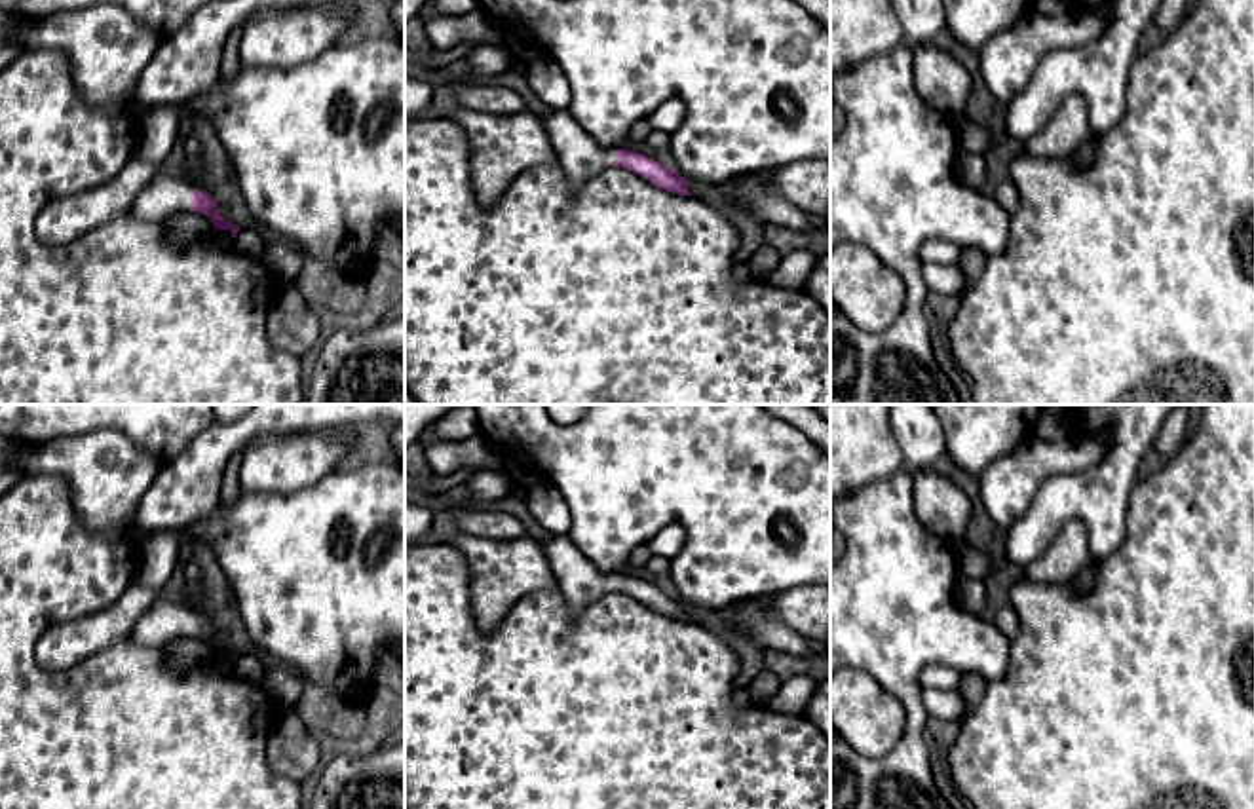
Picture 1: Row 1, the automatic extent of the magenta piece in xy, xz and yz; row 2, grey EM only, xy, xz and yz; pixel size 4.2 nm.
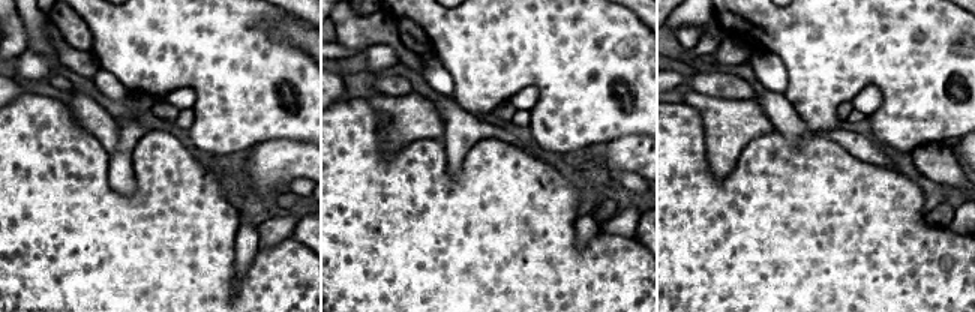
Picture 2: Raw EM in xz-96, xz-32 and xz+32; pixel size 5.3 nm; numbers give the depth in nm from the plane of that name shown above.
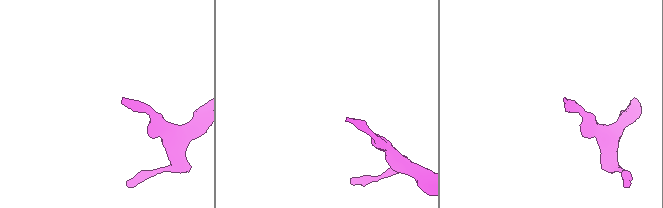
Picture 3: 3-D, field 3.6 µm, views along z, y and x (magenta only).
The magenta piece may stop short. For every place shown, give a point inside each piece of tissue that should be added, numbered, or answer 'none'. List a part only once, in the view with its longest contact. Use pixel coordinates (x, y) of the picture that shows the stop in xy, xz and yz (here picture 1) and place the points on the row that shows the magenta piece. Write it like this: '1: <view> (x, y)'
1: xy (164, 196)

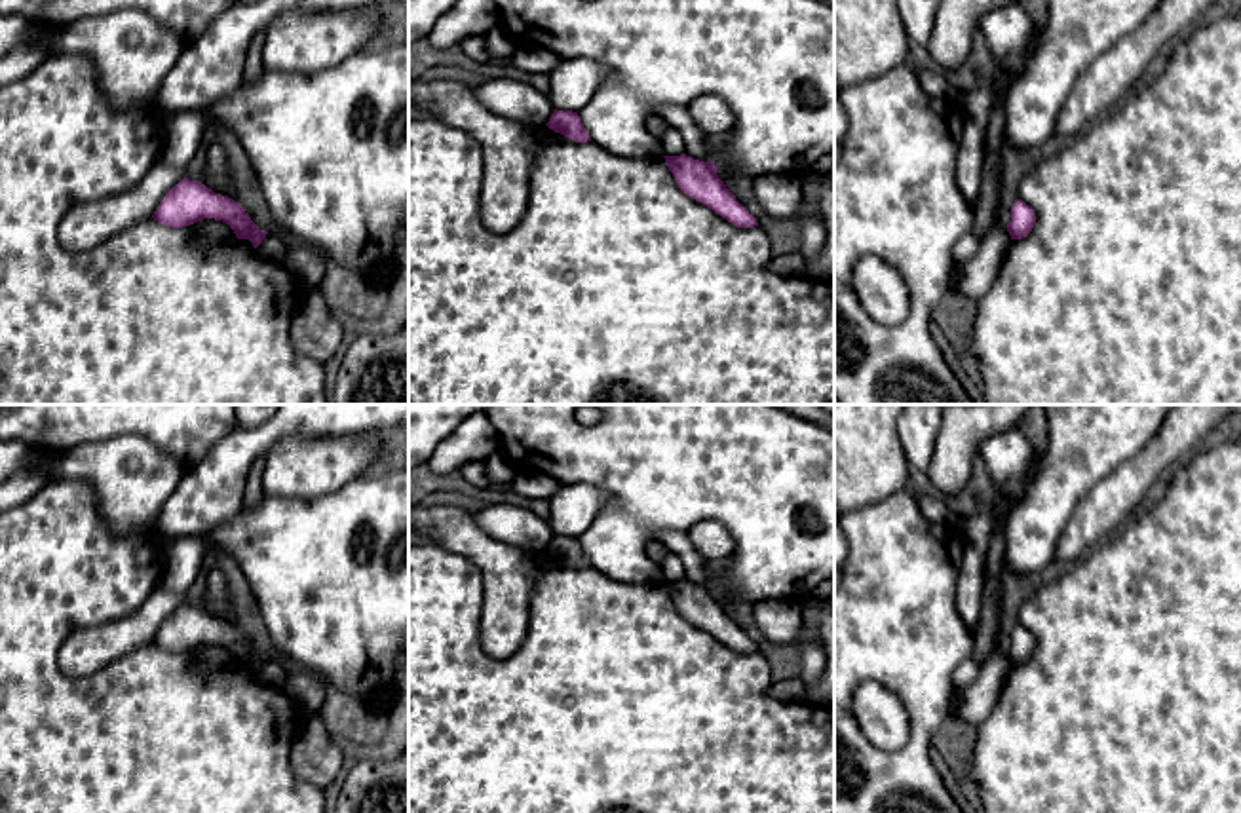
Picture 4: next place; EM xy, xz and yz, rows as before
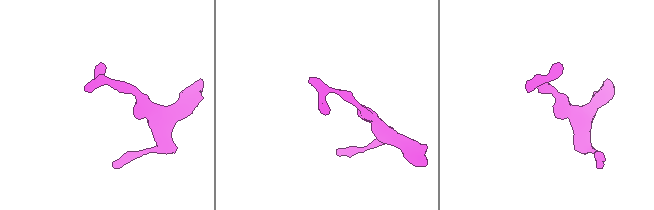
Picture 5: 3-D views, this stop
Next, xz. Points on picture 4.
none

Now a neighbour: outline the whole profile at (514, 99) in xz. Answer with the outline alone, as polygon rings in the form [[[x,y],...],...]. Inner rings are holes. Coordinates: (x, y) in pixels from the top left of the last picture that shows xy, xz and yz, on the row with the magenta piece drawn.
[[[487,80],[473,93],[494,114],[532,125],[545,125],[555,110],[545,93],[519,80]]]

